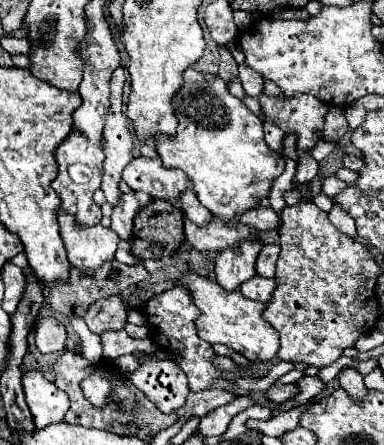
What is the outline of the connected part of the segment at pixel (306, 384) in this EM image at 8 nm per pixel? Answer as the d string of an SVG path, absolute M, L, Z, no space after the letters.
M305 376L297 384L299 384L301 392L293 400L289 400L287 404L279 404L279 410L289 410L289 408L295 408L295 406L301 406L301 404L309 402L311 398L319 396L327 388L327 384L319 376Z

